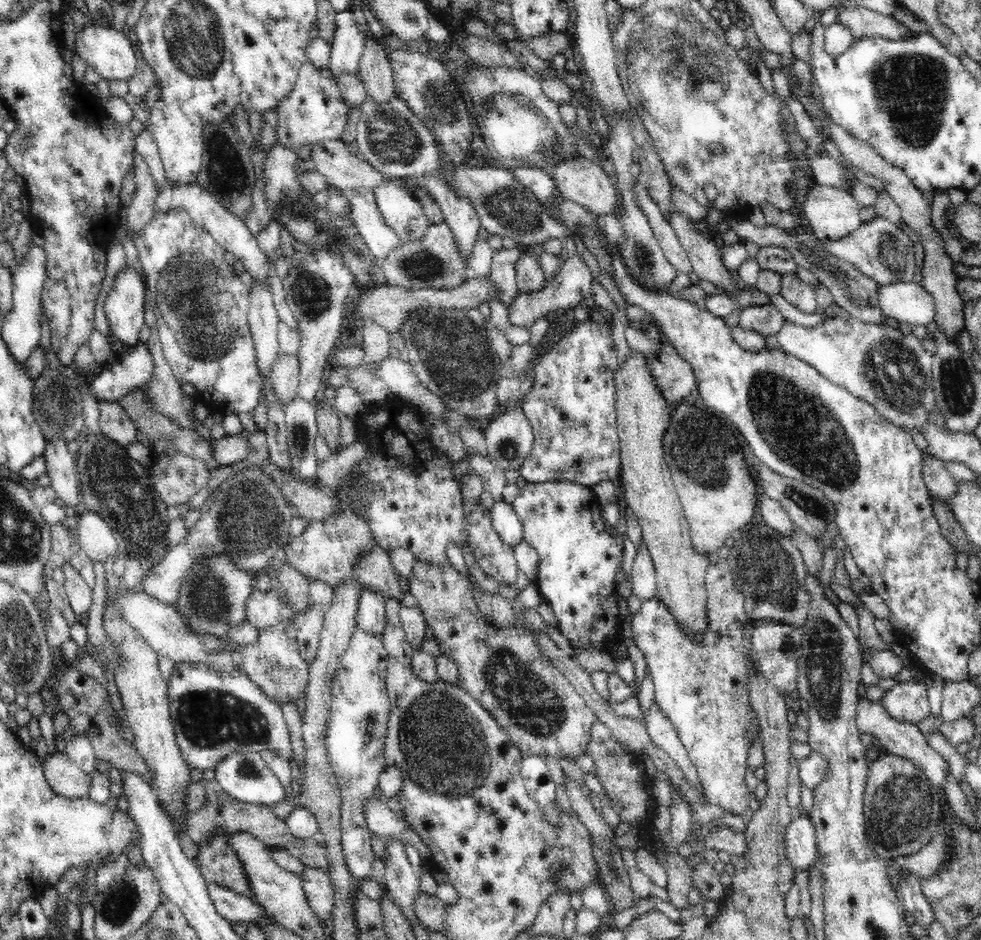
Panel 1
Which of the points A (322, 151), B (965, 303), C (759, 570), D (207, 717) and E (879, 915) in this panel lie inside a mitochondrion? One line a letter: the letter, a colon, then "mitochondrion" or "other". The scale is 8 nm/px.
A: other
B: other
C: mitochondrion
D: mitochondrion
E: other

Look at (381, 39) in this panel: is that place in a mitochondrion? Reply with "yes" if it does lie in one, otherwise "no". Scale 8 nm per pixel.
no

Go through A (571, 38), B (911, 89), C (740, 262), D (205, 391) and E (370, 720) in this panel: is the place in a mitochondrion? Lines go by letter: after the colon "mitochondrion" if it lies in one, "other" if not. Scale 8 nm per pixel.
A: other
B: mitochondrion
C: other
D: other
E: other

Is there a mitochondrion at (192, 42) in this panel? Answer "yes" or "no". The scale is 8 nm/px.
yes

